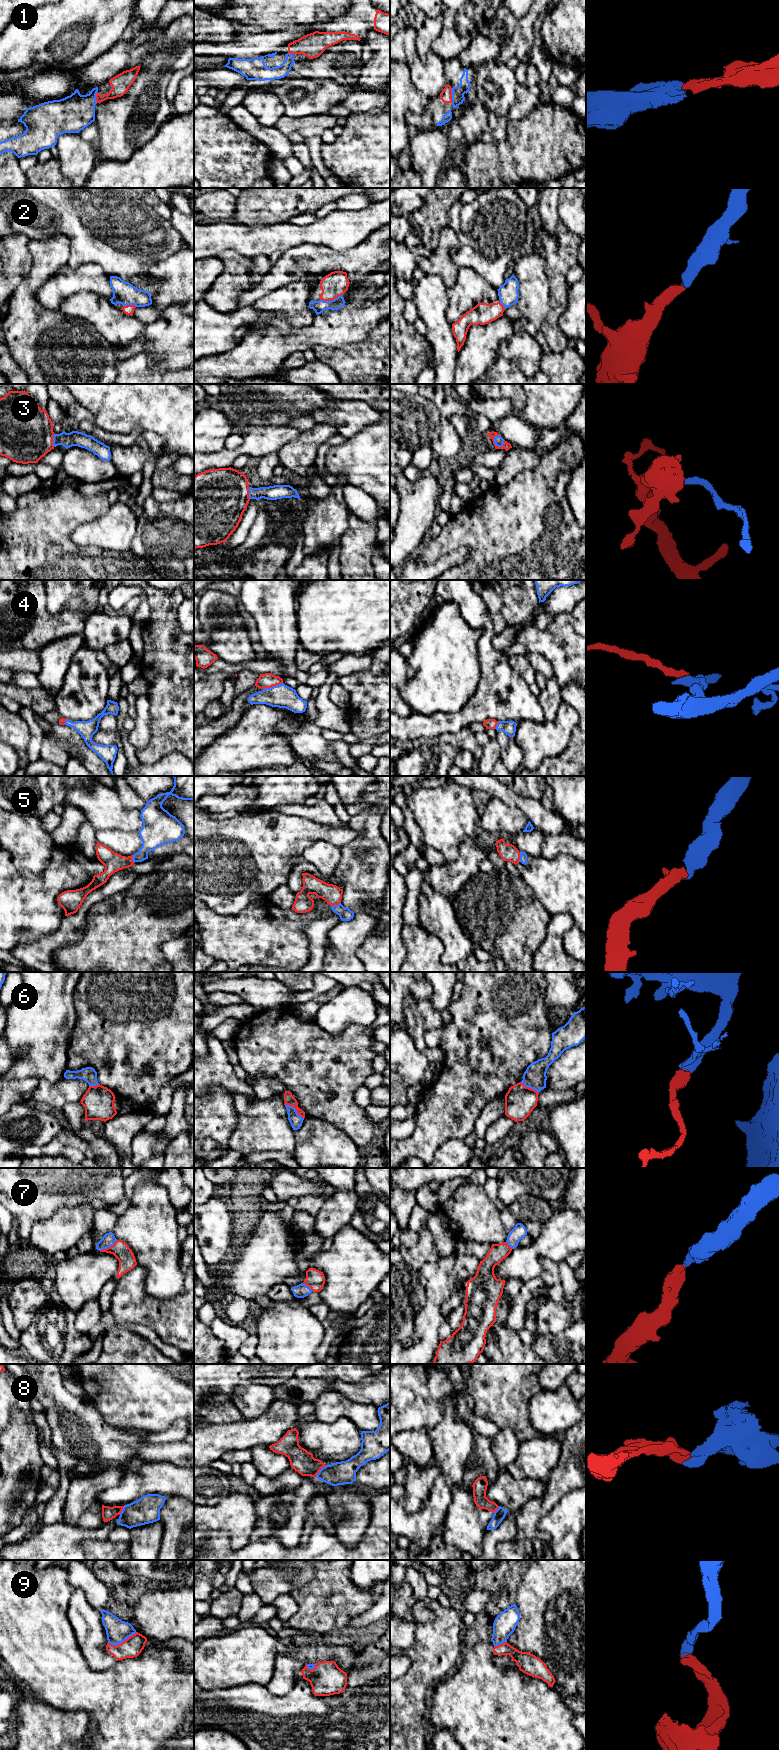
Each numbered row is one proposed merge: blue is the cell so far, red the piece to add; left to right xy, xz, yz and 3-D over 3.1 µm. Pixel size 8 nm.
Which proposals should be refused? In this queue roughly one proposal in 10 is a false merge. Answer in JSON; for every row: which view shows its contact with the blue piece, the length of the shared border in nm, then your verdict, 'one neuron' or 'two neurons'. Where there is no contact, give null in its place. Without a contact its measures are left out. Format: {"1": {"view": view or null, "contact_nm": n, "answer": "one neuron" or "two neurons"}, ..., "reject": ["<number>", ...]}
{"1": {"view": "yz", "contact_nm": 120, "answer": "one neuron"}, "2": {"view": "xz", "contact_nm": 180, "answer": "one neuron"}, "3": {"view": "yz", "contact_nm": 120, "answer": "one neuron"}, "4": {"view": "xz", "contact_nm": 170, "answer": "one neuron"}, "5": {"view": "xz", "contact_nm": 90, "answer": "one neuron"}, "6": {"view": "xz", "contact_nm": 190, "answer": "one neuron"}, "7": {"view": "xy", "contact_nm": 170, "answer": "one neuron"}, "8": {"view": "xz", "contact_nm": 130, "answer": "one neuron"}, "9": {"view": "xy", "contact_nm": 240, "answer": "one neuron"}, "reject": []}

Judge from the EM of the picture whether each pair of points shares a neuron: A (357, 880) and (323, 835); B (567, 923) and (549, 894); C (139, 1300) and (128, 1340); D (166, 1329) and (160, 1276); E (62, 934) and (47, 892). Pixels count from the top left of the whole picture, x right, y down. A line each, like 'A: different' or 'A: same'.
A: different
B: different
C: different
D: different
E: different

